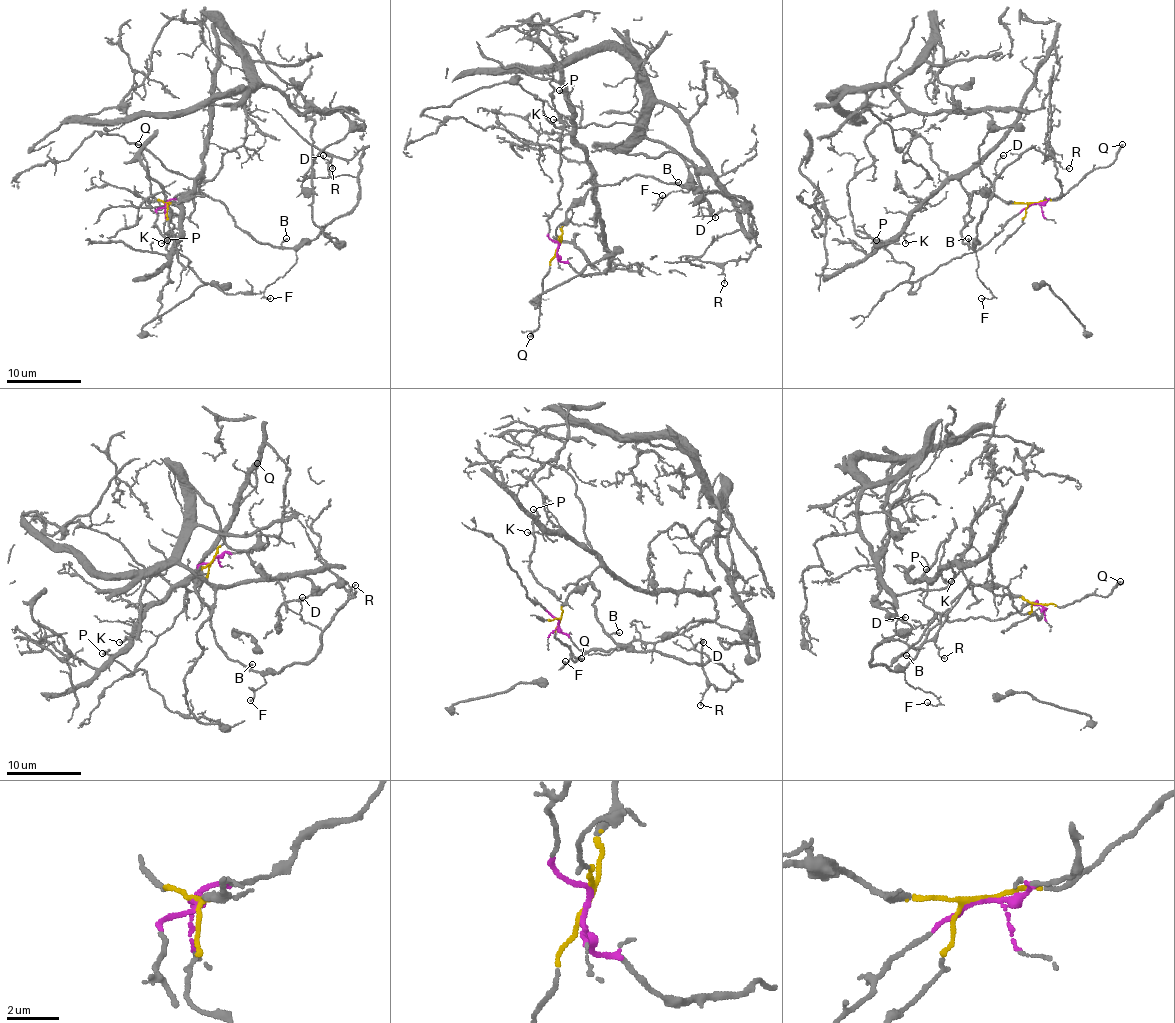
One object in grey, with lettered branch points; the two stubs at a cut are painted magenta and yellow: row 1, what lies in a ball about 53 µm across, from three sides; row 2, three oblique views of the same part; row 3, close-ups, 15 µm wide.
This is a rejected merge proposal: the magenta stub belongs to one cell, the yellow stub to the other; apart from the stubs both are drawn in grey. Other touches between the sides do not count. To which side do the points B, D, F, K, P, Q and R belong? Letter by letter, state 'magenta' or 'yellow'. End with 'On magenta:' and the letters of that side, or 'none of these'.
B: yellow
D: yellow
F: yellow
K: magenta
P: magenta
Q: yellow
R: yellow
On magenta: K, P

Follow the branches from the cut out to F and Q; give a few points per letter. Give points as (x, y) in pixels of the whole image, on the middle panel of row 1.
F: (558, 247), (566, 214), (592, 187), (650, 176), (688, 189), (662, 197), (656, 206), (662, 195)
Q: (558, 247), (543, 279), (538, 326), (530, 336)

